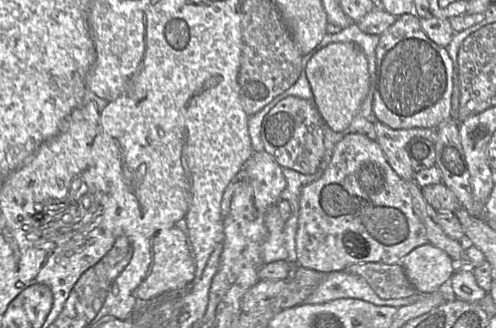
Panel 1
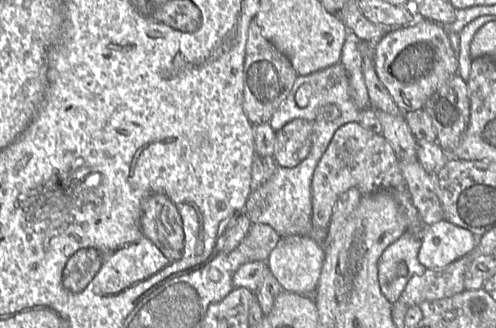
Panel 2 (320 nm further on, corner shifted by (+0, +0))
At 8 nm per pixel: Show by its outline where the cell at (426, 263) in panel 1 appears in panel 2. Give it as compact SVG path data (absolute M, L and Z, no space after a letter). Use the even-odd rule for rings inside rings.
M442 219L424 227L418 260L428 270L444 268L468 255L479 243L479 236Z

